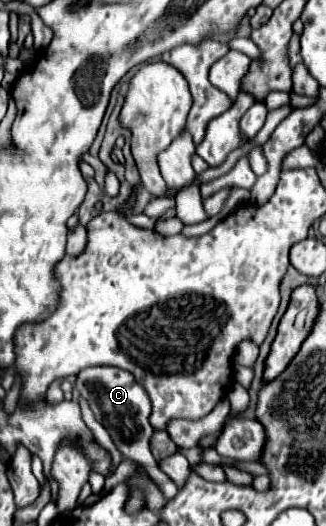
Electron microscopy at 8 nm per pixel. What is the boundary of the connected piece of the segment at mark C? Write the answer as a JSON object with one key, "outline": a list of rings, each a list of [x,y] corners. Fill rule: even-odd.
{"outline":[[[112,366],[84,368],[78,374],[76,390],[80,392],[80,396],[84,396],[90,402],[90,408],[92,408],[96,420],[110,432],[110,436],[116,442],[122,456],[130,458],[134,462],[140,462],[146,468],[146,472],[152,474],[158,466],[148,448],[148,440],[154,432],[148,422],[150,398],[142,390],[142,386],[134,380],[134,376],[122,368],[112,368]]]}

